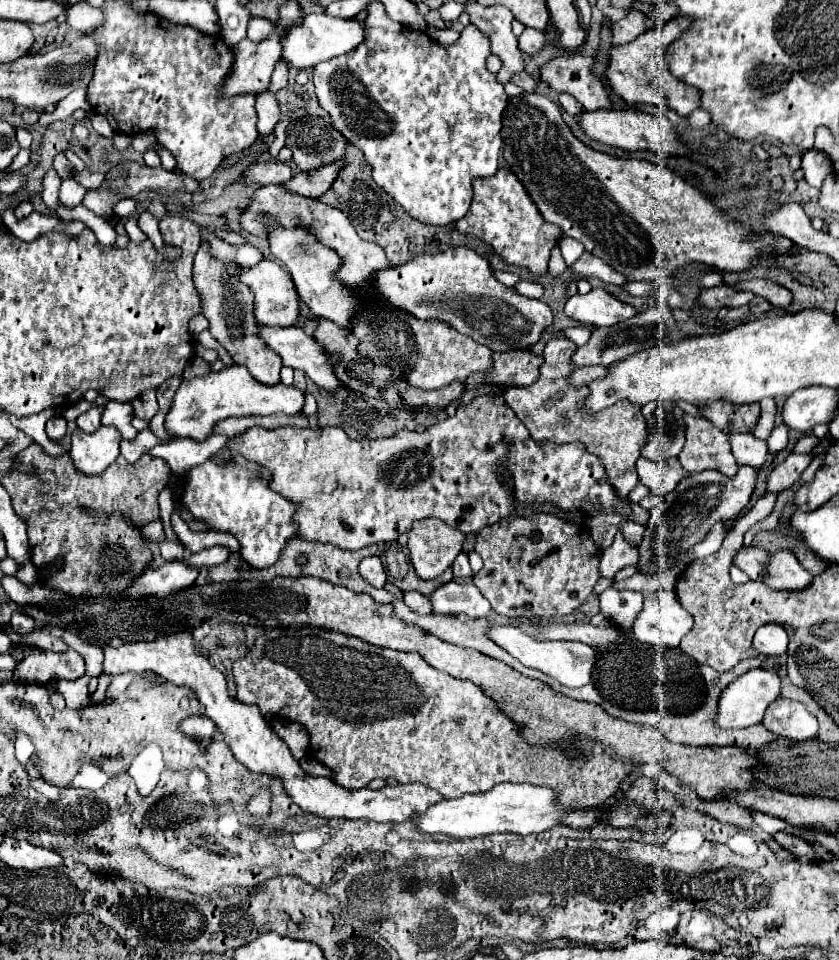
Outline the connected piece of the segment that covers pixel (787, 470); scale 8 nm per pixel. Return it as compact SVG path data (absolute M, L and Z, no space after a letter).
M791 453L781 465L777 465L767 481L767 491L775 491L781 493L783 489L789 489L797 483L799 475L809 467L809 463L813 461L813 453Z

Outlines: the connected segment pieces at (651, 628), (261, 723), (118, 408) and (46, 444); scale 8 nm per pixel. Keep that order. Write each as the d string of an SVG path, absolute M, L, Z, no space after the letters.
M653 591L645 593L643 611L633 623L633 633L637 641L679 647L681 639L691 631L693 617L679 603L675 591Z
M171 633L171 635L157 635L153 641L127 641L119 647L103 647L103 671L111 675L119 673L157 673L163 679L171 681L177 687L189 687L197 693L201 705L205 707L205 715L211 717L223 737L225 743L231 747L235 759L243 763L247 769L255 773L271 773L283 781L287 795L309 813L315 813L325 819L343 817L343 819L371 819L371 821L407 821L413 813L423 813L431 805L443 801L445 797L423 785L423 783L409 783L409 785L395 785L395 787L381 787L377 791L365 789L345 789L325 777L313 777L305 773L297 759L293 759L285 741L277 737L265 717L253 705L239 703L229 697L225 675L215 669L205 657L201 657L193 647L191 633Z
M107 401L105 409L103 409L103 425L111 425L117 427L123 439L135 439L137 429L132 426L135 411L131 403L123 403L123 401Z
M45 409L41 413L33 413L33 415L27 415L27 417L15 417L11 415L11 423L21 429L23 433L27 433L35 443L39 443L49 455L61 455L61 453L67 453L67 449L59 449L61 445L57 443L51 443L47 437L45 437L45 423L49 421L49 417L53 417L55 411L53 409Z

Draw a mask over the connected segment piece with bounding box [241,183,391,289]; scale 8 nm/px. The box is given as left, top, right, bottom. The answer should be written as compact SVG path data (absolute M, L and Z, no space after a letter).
M267 185L257 189L251 207L241 215L241 227L253 235L267 235L267 225L271 221L279 221L285 223L285 227L291 227L293 223L305 223L309 229L315 231L315 235L321 239L321 243L325 243L327 247L335 249L341 257L343 257L343 267L337 273L337 277L345 283L349 283L353 289L365 289L365 285L371 279L371 273L377 269L389 269L389 261L385 257L385 251L377 245L377 243L369 243L363 241L353 225L349 223L349 219L337 211L335 207L329 207L317 199L311 197L303 197L303 195L295 195L293 191L285 189L285 185Z

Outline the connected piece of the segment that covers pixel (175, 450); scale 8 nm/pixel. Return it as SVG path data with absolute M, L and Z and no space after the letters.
M211 435L205 443L191 443L191 441L185 441L185 439L179 439L179 441L171 441L171 443L165 443L163 447L153 447L151 451L147 451L147 453L151 453L151 455L161 455L161 457L165 457L169 463L171 463L171 469L173 469L173 473L175 475L185 475L191 467L195 467L195 465L201 465L203 461L207 461L207 459L211 459L217 451L221 451L221 447L225 447L225 443L229 441L229 437L227 435Z

